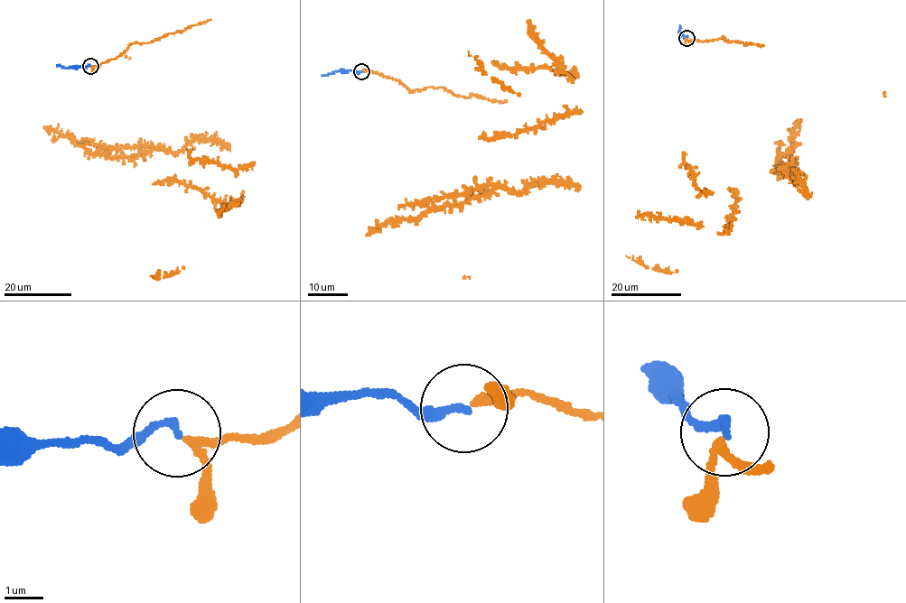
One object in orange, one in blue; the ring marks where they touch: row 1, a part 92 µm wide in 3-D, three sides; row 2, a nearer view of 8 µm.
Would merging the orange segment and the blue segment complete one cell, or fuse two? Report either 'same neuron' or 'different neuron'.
same neuron

